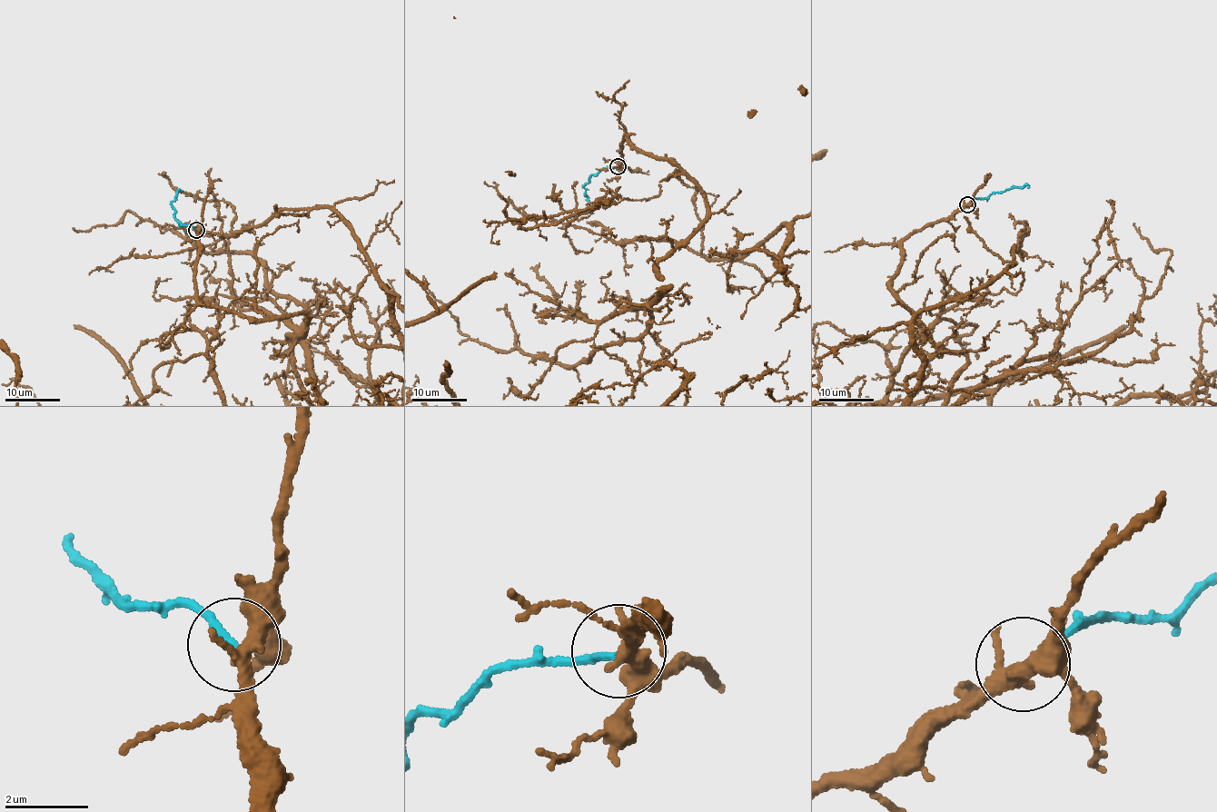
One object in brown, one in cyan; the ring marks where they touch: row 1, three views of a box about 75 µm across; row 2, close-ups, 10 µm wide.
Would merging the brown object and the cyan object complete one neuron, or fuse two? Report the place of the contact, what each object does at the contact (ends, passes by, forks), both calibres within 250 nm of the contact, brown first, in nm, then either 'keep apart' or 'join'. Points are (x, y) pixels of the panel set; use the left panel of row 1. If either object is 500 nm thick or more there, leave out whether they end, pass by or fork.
at (196, 230); brown forks there; cyan ends there; 320 nm thick on the brown side, 170 nm on the other; join

